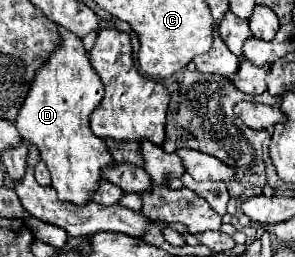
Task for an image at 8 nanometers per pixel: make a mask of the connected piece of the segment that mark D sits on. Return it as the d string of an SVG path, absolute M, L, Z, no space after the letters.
M58 27L58 33L62 35L62 45L50 55L46 65L38 69L16 117L16 129L24 141L38 147L42 161L52 173L52 187L58 197L74 205L86 205L100 185L102 169L114 165L104 139L98 139L90 131L90 115L100 105L104 87L88 61L82 39L66 33L62 27Z

